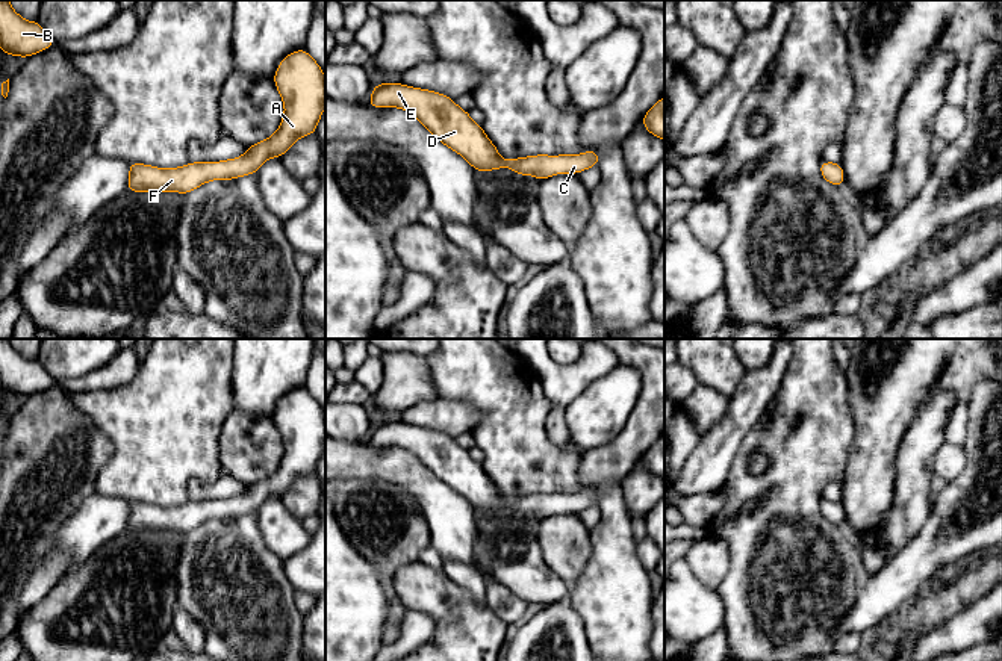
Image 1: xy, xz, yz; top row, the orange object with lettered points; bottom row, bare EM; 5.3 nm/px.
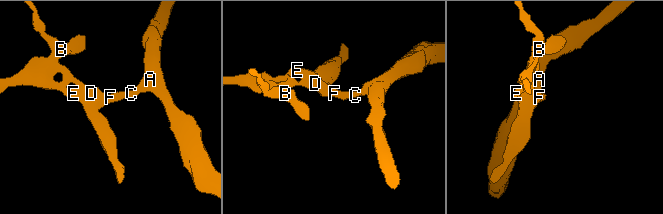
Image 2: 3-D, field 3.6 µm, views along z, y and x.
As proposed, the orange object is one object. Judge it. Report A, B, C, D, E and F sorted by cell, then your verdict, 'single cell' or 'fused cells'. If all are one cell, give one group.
A B C D E F; single cell

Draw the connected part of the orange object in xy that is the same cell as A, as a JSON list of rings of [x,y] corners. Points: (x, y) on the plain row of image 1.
[[[306,386],[286,393],[272,419],[285,445],[280,466],[274,473],[250,484],[241,496],[235,498],[189,501],[177,507],[129,501],[126,529],[186,534],[212,519],[236,519],[257,513],[268,498],[282,498],[300,476],[316,473],[325,446],[325,414]]]

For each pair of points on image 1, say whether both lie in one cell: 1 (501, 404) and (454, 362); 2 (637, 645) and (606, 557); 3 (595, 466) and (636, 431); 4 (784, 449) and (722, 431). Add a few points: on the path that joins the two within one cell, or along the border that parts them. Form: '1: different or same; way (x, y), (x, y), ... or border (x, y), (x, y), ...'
1: same; way (489, 392), (466, 369)
2: same; way (618, 623), (613, 578)
3: same; way (606, 462), (625, 442)
4: different; border (763, 412), (745, 436), (740, 451), (728, 469)

